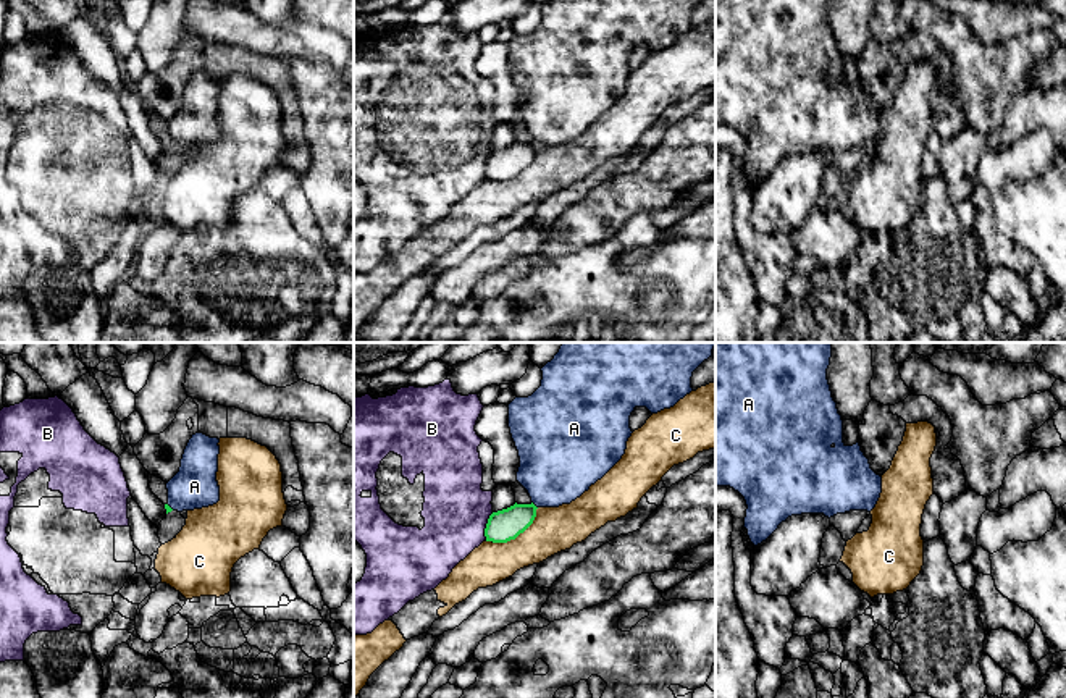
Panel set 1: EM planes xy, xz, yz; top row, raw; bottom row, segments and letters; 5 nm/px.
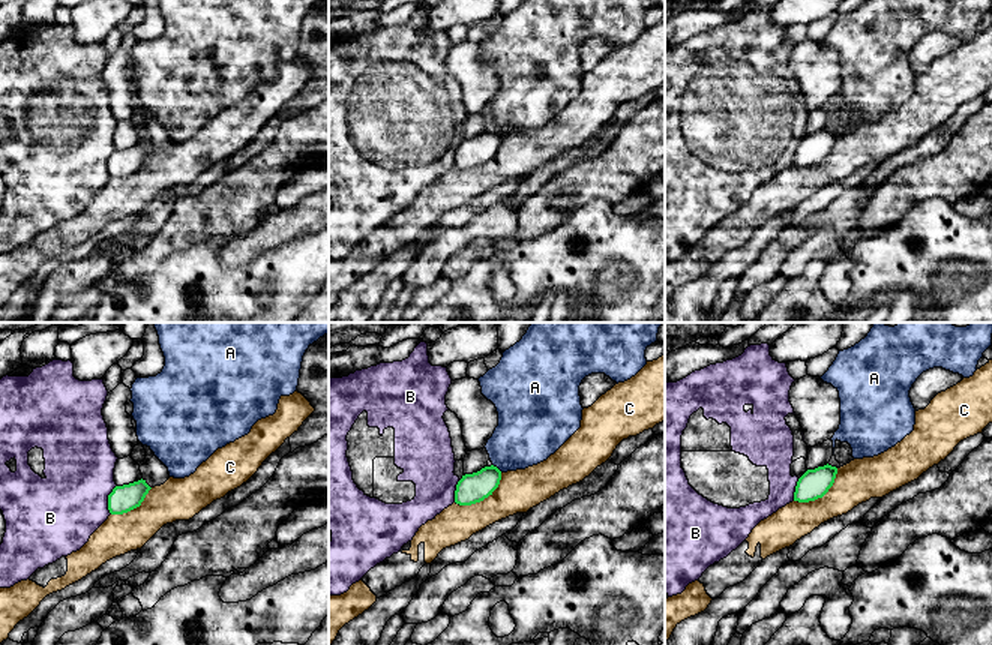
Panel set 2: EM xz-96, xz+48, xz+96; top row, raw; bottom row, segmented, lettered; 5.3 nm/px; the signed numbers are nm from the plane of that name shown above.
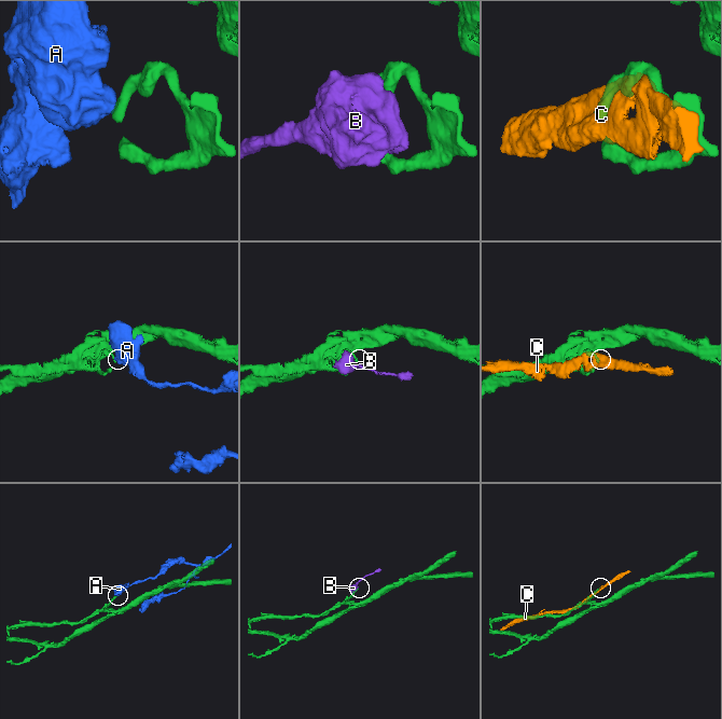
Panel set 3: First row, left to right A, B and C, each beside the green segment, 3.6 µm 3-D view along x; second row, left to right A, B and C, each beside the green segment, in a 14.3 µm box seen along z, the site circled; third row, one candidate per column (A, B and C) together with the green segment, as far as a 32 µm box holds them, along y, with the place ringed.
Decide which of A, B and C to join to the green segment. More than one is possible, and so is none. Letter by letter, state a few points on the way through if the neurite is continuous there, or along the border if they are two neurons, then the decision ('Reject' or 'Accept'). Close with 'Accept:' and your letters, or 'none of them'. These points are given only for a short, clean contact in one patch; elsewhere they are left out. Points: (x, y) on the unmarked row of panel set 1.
A: Boundary: xz (532, 139), (537, 146). Reject
B: Reject
C: Reject
Accept: none of them

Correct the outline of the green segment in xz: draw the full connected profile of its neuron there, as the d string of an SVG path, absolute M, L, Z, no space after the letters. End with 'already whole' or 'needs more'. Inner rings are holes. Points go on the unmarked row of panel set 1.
M514 142L507 147L493 150L488 157L485 174L486 179L507 181L523 171L536 155L536 144Z; already whole

